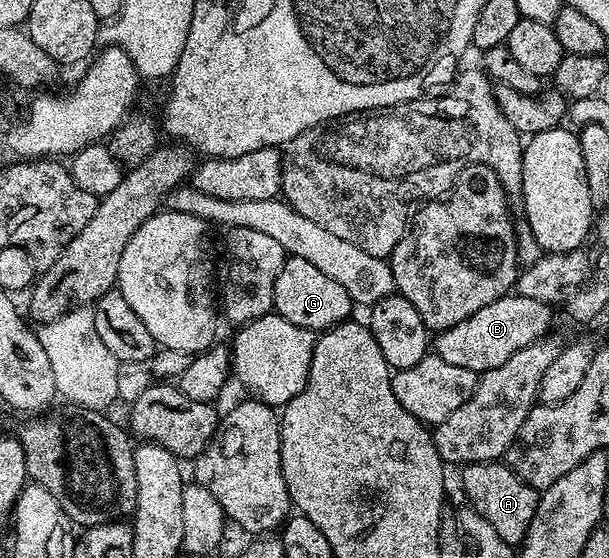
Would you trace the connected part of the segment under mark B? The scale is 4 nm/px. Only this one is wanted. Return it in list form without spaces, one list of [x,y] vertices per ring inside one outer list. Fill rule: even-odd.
[[[508,295],[481,307],[477,315],[469,315],[465,323],[457,327],[438,330],[433,341],[434,356],[454,363],[456,367],[469,367],[469,371],[480,375],[490,374],[501,367],[519,349],[529,347],[534,341],[542,341],[551,329],[552,306],[537,299],[525,299],[518,295]]]

